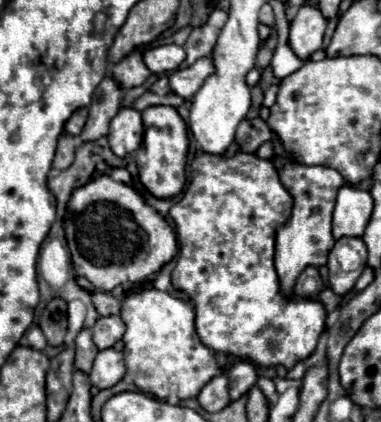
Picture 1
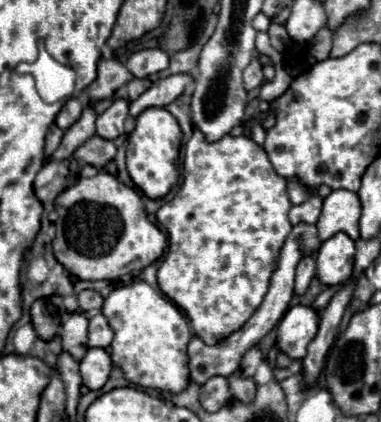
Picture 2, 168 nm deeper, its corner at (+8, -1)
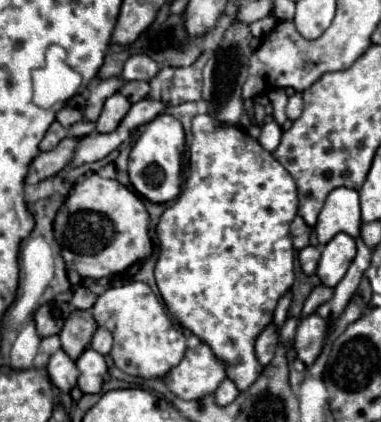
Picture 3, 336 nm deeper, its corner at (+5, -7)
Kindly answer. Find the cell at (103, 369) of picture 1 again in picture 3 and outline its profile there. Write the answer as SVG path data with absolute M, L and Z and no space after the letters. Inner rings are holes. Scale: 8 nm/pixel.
M93 349L83 351L83 355L77 359L77 369L79 369L79 379L77 379L79 389L83 393L99 393L107 377L107 365L103 355L99 355Z

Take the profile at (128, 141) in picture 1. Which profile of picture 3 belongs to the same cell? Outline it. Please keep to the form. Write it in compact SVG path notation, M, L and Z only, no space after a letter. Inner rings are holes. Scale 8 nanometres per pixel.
M115 93L113 97L109 97L105 101L105 107L103 107L103 113L101 117L97 119L97 133L111 133L119 127L119 123L123 121L123 117L127 115L131 103L121 95L121 93Z

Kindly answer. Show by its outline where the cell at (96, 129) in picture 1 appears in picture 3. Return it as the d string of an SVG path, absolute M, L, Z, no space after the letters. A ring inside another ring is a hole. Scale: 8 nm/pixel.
M65 137L63 143L59 143L59 147L55 147L55 151L39 153L29 167L27 183L39 183L39 181L63 171L71 163L77 145L79 145L79 137Z

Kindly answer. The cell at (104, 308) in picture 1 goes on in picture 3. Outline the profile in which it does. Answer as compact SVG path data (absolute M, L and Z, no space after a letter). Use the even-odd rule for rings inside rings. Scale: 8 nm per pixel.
M85 287L75 289L73 299L71 299L71 303L73 303L77 309L91 309L91 307L95 305L95 301L97 301L97 295L93 295L91 291L87 291Z

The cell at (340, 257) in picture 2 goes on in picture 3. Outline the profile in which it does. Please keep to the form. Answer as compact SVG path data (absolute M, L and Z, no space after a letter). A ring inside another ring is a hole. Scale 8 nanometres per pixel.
M347 233L335 235L335 239L331 239L331 243L323 247L323 253L317 265L317 275L321 283L327 287L335 287L347 273L347 267L351 265L355 255L357 255L355 239L349 237Z

